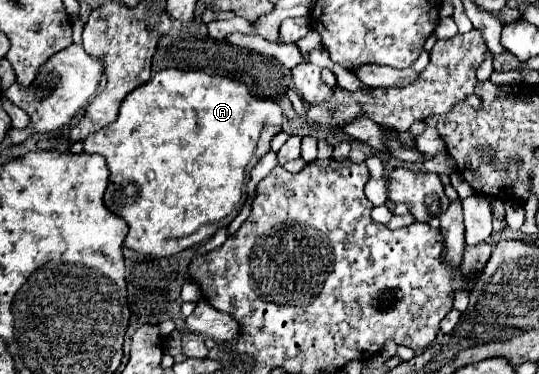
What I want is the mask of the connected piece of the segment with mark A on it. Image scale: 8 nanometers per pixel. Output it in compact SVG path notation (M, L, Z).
M163 69L131 91L121 103L117 121L89 135L83 141L83 149L107 159L111 175L103 201L111 213L129 225L125 245L141 255L169 257L211 239L219 227L235 219L243 203L241 195L249 159L261 135L277 135L281 123L281 107L253 97L245 83L203 71Z

